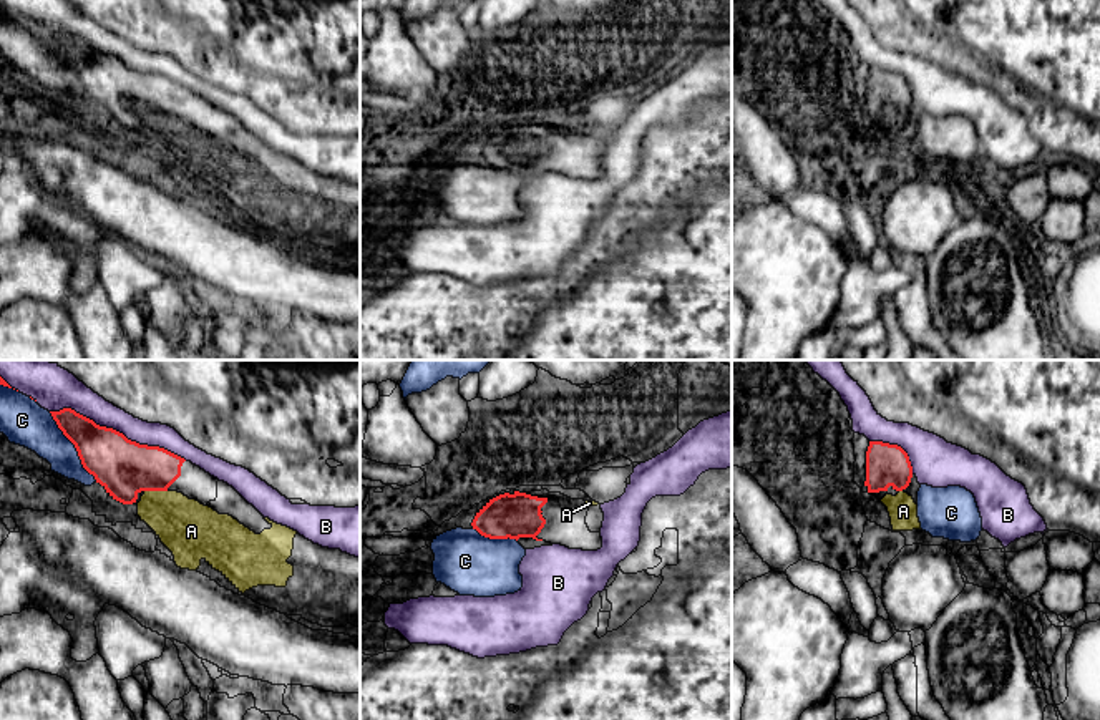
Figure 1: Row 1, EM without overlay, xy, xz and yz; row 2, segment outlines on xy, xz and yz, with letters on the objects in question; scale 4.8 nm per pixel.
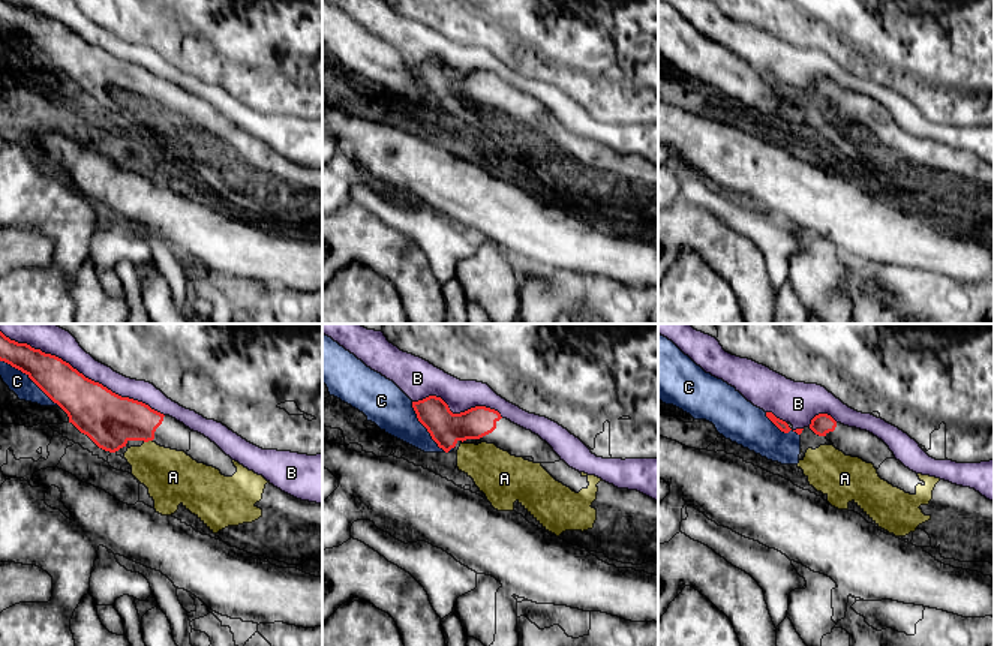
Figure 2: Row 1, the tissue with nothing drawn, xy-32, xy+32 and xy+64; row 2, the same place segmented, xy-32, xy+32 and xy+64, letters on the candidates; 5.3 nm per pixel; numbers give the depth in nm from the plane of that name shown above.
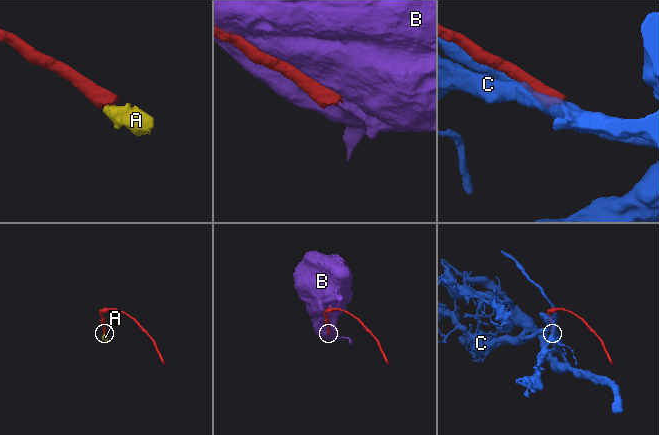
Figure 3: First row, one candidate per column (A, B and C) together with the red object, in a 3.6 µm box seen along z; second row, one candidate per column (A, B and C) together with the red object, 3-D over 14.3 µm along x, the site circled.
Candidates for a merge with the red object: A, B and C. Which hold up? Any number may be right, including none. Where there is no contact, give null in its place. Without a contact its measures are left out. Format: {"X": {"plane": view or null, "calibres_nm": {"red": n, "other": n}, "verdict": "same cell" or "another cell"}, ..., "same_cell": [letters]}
{"A": {"plane": "xy", "calibres_nm": {"red": 280, "other": 280}, "verdict": "same cell"}, "B": {"plane": "xy", "calibres_nm": {"red": 280, "other": 140}, "verdict": "another cell"}, "C": {"plane": "xy", "calibres_nm": {"red": 260, "other": 220}, "verdict": "another cell"}, "same_cell": ["A"]}

